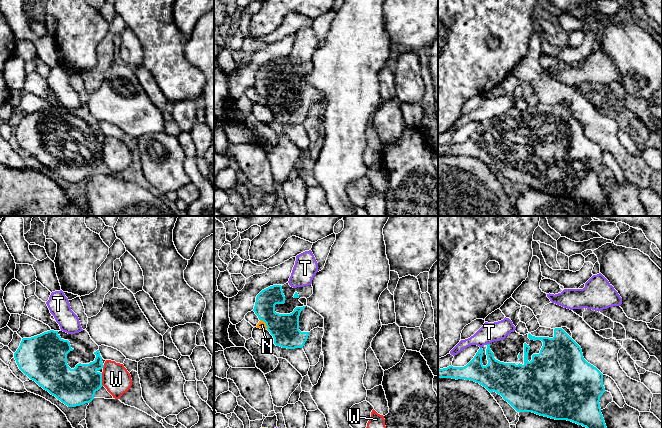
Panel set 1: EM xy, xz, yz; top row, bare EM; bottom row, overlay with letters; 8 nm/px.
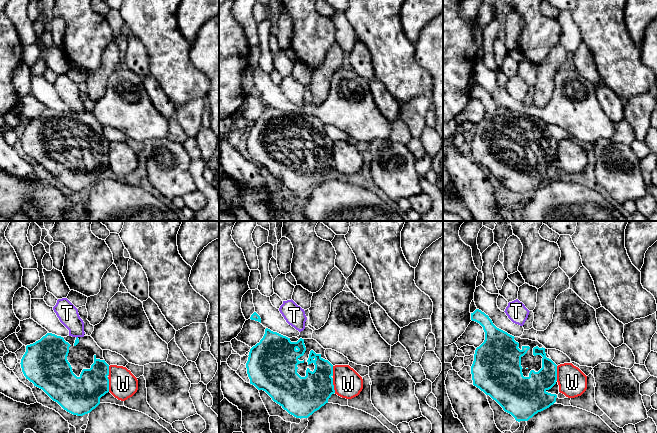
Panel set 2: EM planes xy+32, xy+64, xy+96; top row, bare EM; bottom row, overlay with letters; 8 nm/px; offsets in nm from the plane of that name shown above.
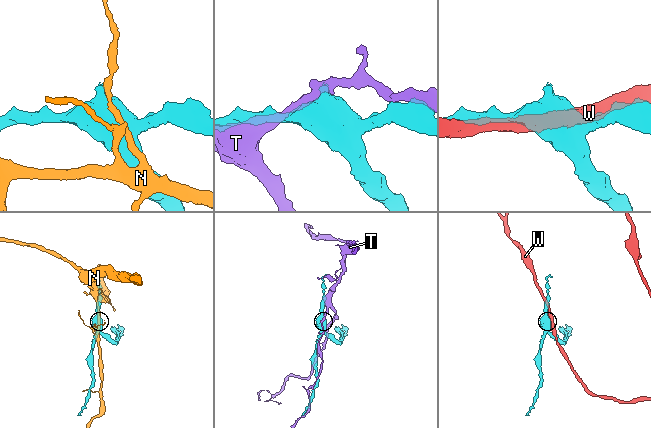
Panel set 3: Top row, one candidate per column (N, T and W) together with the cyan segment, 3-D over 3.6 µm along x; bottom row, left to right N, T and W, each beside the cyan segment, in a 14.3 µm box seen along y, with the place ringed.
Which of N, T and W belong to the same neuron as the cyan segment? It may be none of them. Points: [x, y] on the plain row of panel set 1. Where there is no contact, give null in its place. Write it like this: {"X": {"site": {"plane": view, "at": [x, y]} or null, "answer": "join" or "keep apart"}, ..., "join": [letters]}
{"N": {"site": {"plane": "xz", "at": [265, 98]}, "answer": "keep apart"}, "T": {"site": {"plane": "yz", "at": [487, 120]}, "answer": "keep apart"}, "W": {"site": {"plane": "xy", "at": [101, 155]}, "answer": "keep apart"}, "join": []}

